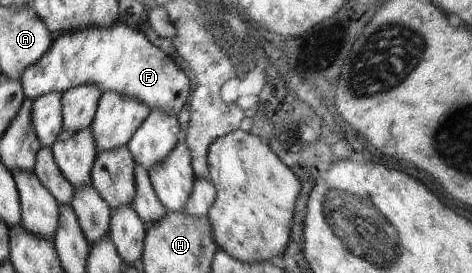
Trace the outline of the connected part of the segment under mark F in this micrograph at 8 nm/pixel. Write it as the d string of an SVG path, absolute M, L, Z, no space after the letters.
M116 21L110 27L92 27L76 29L62 33L58 37L52 38L54 43L51 45L47 55L32 65L21 77L23 82L26 99L38 100L40 96L47 93L64 93L78 85L98 85L102 92L112 91L112 93L122 93L128 97L136 97L138 101L146 101L151 109L160 109L164 113L179 113L179 111L189 101L192 86L190 79L181 67L171 57L166 55L163 50L156 49L142 32L132 29L123 21Z

